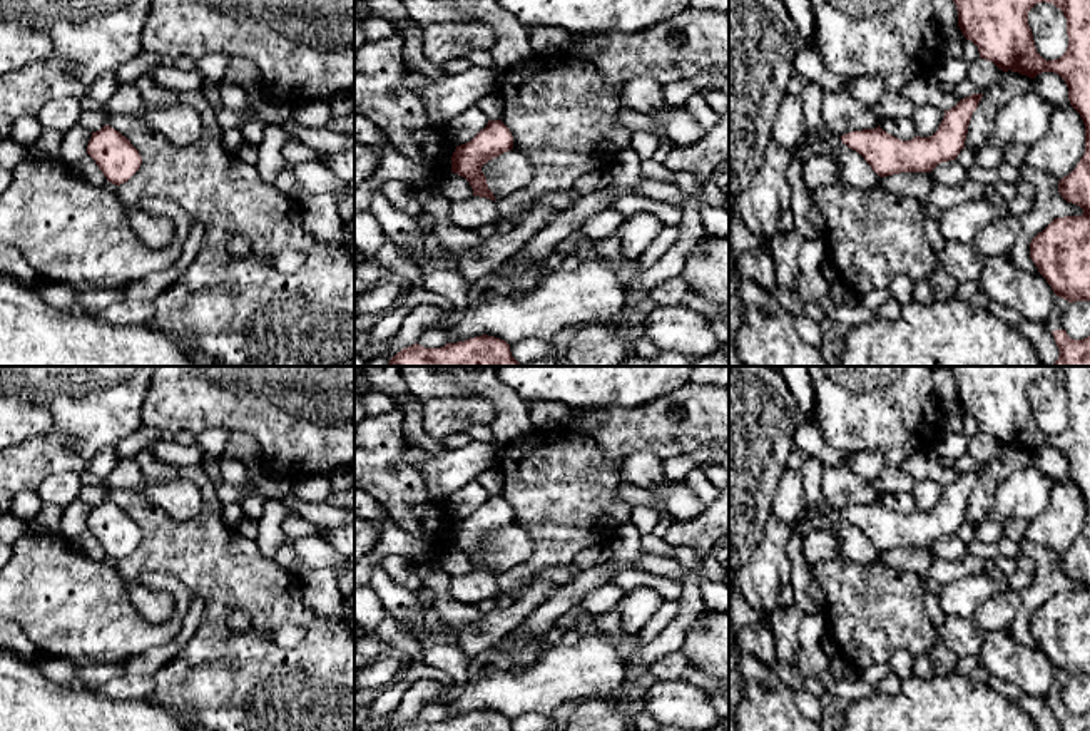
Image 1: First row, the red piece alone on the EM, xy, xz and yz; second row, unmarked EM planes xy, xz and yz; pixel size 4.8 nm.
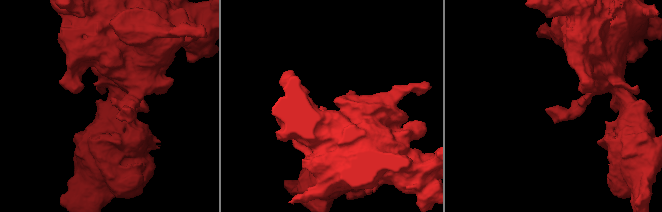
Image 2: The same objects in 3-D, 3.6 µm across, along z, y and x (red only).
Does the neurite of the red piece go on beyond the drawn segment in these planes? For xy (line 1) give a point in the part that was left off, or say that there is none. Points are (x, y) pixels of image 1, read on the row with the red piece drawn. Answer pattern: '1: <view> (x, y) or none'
1: none

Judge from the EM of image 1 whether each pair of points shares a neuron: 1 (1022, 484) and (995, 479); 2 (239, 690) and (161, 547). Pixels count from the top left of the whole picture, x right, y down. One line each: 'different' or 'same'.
1: different
2: same

